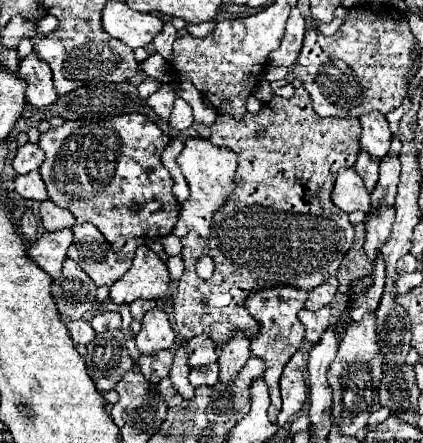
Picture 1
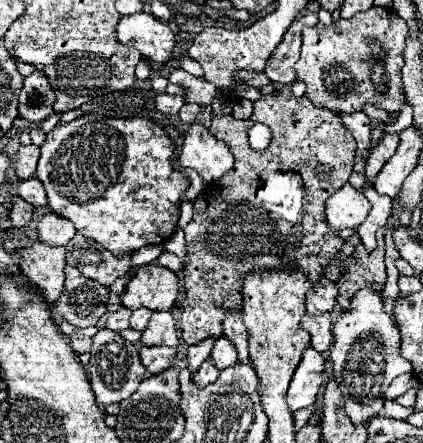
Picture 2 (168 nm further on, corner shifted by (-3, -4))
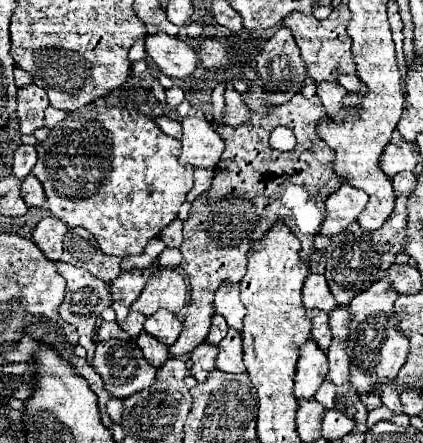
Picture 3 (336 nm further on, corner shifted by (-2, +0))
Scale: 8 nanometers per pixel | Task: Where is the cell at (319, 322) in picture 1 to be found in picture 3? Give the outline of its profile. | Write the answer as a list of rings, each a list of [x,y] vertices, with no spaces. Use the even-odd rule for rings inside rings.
[[[307,310],[307,318],[313,322],[313,340],[319,344],[323,352],[329,350],[331,332],[329,332],[329,316],[323,310]]]

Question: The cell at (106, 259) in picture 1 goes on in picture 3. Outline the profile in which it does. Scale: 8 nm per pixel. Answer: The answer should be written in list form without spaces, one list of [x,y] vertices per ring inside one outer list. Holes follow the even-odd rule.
[[[69,228],[63,240],[63,262],[89,270],[95,278],[111,282],[119,276],[121,260],[117,256],[107,256],[99,250],[97,240],[83,228]]]

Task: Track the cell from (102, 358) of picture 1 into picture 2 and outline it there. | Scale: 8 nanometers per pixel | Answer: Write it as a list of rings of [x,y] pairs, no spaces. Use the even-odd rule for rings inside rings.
[[[102,328],[94,336],[94,344],[90,350],[90,362],[88,362],[88,374],[90,374],[92,390],[96,394],[96,402],[100,406],[106,406],[106,404],[122,402],[132,392],[136,392],[138,384],[146,378],[146,368],[142,366],[138,350],[132,342],[124,340],[120,334],[112,332],[108,328]]]

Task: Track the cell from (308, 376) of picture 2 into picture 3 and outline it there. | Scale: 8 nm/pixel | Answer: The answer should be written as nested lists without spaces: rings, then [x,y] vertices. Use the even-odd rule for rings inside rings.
[[[307,340],[299,350],[295,396],[313,398],[317,388],[323,384],[325,376],[327,376],[327,356],[313,340]]]

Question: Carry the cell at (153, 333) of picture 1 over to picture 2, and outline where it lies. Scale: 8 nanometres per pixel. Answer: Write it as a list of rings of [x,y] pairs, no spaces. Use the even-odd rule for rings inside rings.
[[[156,310],[152,314],[146,330],[142,332],[140,342],[144,346],[170,346],[170,348],[176,348],[178,346],[178,334],[176,334],[172,314]]]

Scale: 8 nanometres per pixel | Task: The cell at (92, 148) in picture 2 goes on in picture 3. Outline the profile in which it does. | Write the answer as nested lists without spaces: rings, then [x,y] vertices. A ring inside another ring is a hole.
[[[87,104],[67,114],[67,118],[37,146],[39,160],[33,174],[43,184],[47,208],[55,218],[69,228],[81,226],[89,230],[103,254],[123,258],[141,254],[145,244],[177,218],[179,206],[193,188],[193,166],[179,164],[179,152],[181,142],[163,134],[151,118],[125,108]]]

